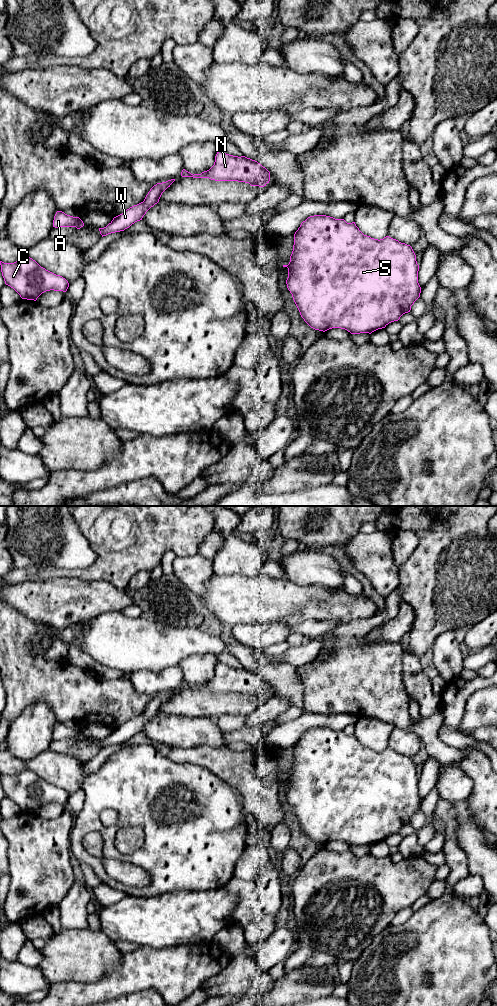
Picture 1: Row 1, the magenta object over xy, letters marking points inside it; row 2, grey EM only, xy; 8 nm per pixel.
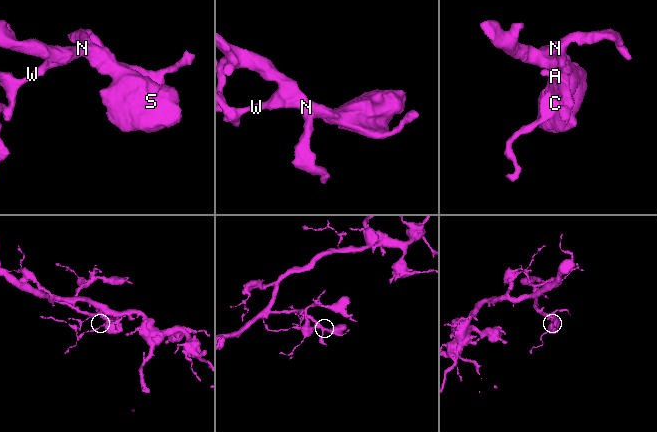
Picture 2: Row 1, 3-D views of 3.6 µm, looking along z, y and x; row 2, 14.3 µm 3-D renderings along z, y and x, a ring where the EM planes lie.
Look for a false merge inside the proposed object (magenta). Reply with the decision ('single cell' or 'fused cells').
single cell

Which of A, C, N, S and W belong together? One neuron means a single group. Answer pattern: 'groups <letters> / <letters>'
groups A C N S W

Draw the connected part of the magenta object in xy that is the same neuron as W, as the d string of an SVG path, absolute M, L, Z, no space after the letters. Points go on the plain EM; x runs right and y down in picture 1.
M171 691L154 697L146 707L143 714L130 719L122 726L114 729L106 739L99 740L102 749L111 745L124 743L135 734L142 732L146 724L159 714L162 705L170 699L174 693L175 691Z

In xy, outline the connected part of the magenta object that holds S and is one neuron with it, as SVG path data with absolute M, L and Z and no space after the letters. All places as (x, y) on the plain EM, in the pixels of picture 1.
M314 727L303 733L294 746L293 763L290 768L288 777L283 777L288 780L288 790L286 792L287 800L292 806L293 812L300 824L304 833L313 841L319 843L327 843L332 840L345 841L351 846L369 845L385 840L389 835L398 833L400 829L410 824L411 818L420 809L421 799L418 795L419 777L416 773L416 767L410 757L401 755L389 748L383 751L374 751L364 747L355 734L347 735L344 731L335 731L326 727Z

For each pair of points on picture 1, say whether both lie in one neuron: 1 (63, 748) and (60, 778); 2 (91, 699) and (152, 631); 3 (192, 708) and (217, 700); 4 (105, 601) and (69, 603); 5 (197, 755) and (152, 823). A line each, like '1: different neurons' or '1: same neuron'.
1: different neurons
2: different neurons
3: same neuron
4: same neuron
5: different neurons

